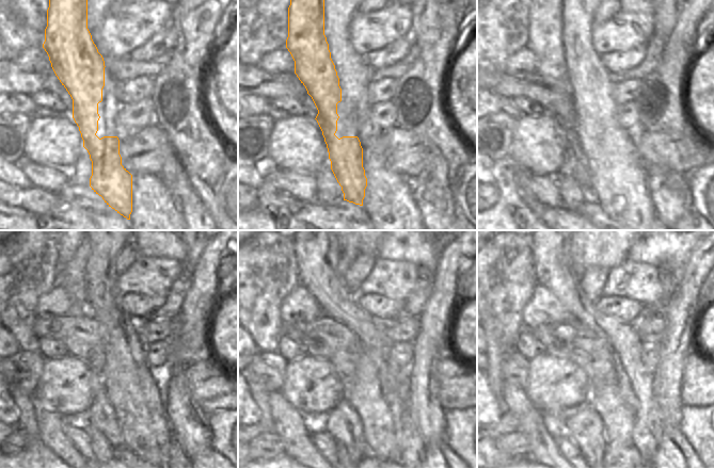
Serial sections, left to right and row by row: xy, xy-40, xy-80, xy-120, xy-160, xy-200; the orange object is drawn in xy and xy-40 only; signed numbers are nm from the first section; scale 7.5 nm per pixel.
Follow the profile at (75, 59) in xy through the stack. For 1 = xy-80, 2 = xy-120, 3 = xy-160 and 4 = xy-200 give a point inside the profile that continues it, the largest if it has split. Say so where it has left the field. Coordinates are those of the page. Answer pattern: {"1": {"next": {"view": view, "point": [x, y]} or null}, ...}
{"1": {"next": {"view": "xy-80", "point": [545, 13]}}, "2": {"next": {"view": "xy-120", "point": [69, 276]}}, "3": {"next": {"view": "xy-160", "point": [337, 408]}}, "4": {"next": {"view": "xy-200", "point": [576, 409]}}}

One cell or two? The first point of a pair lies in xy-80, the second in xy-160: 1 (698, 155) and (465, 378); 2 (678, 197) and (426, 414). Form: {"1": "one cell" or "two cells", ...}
{"1": "one cell", "2": "one cell"}

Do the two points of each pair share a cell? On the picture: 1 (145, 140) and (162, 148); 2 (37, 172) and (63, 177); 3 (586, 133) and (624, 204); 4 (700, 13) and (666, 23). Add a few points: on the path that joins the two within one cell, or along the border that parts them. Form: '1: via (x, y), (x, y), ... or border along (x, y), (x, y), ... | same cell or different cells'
1: via (149, 144), (158, 145) | same cell
2: via (44, 177), (57, 177) | same cell
3: via (603, 150), (614, 163), (620, 187) | same cell
4: border along (680, 11), (680, 19), (675, 32), (667, 42) | different cells

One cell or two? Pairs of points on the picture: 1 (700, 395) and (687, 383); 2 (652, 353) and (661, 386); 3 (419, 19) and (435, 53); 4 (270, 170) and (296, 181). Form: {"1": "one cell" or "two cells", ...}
{"1": "two cells", "2": "two cells", "3": "two cells", "4": "one cell"}

